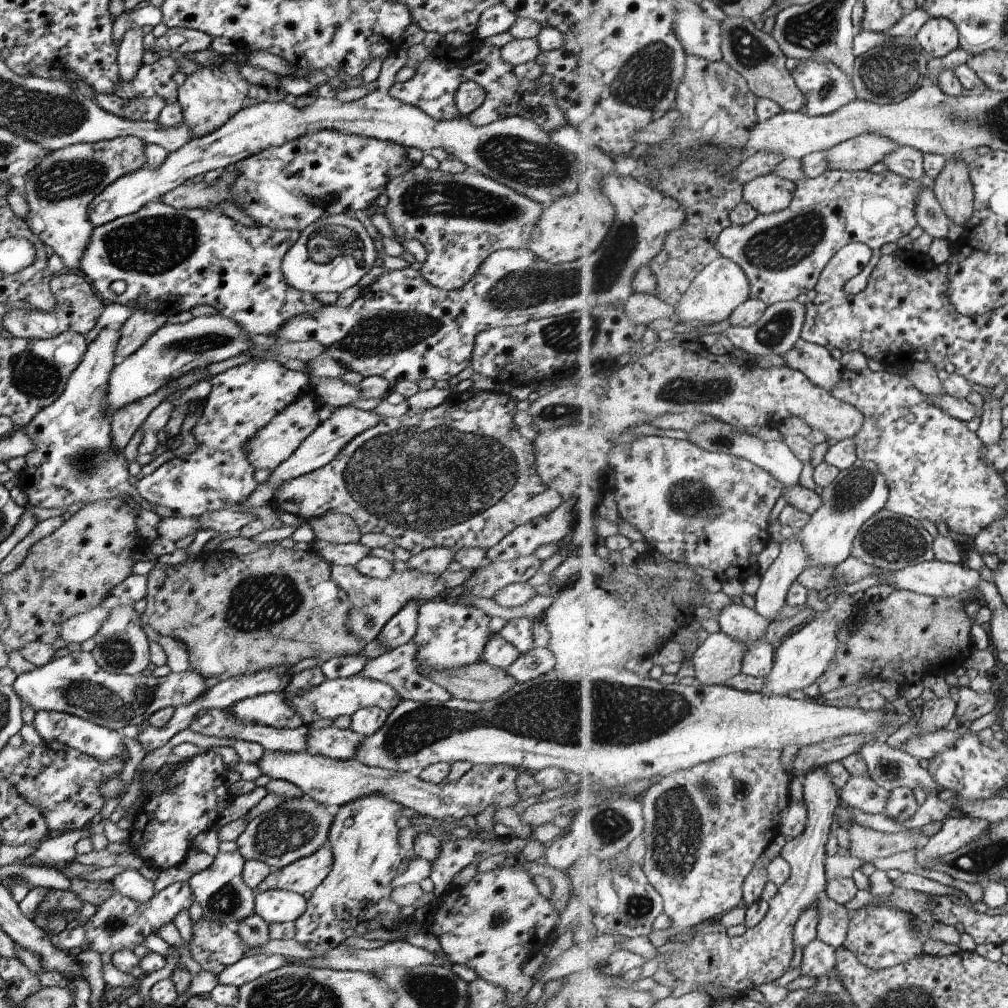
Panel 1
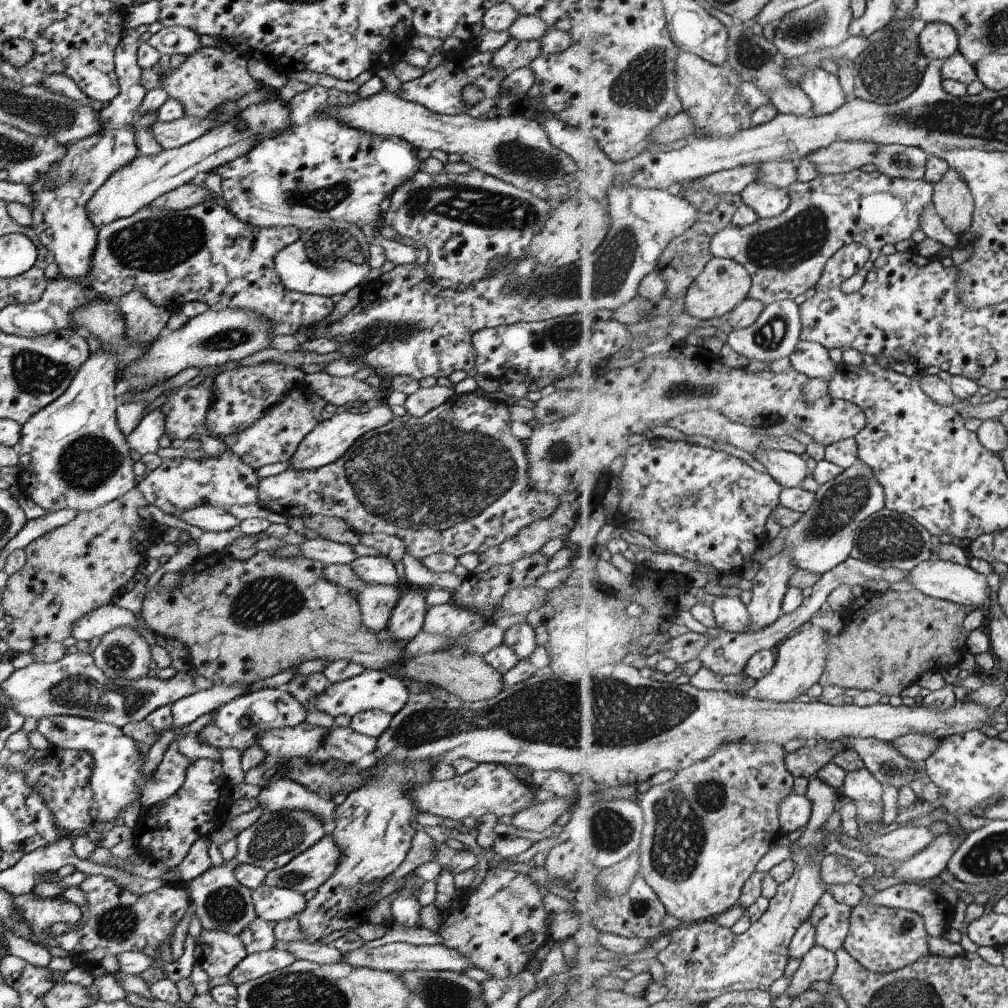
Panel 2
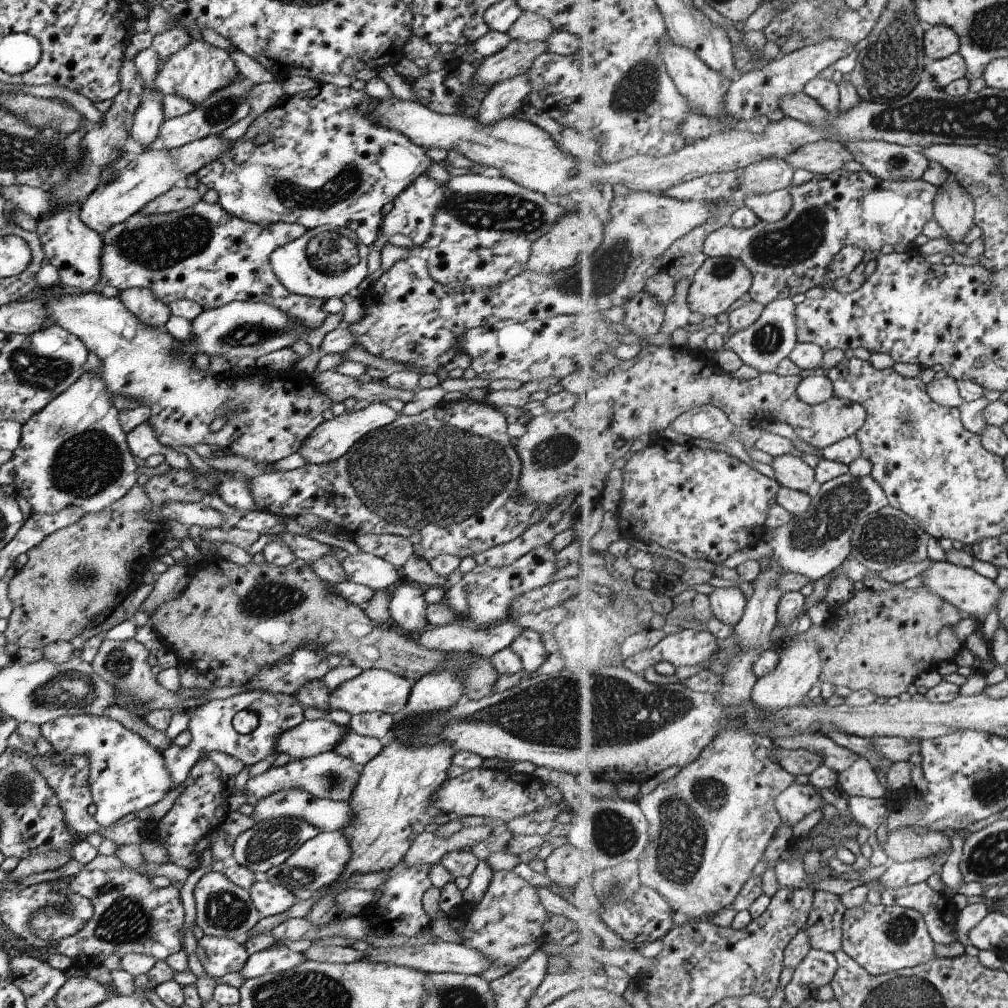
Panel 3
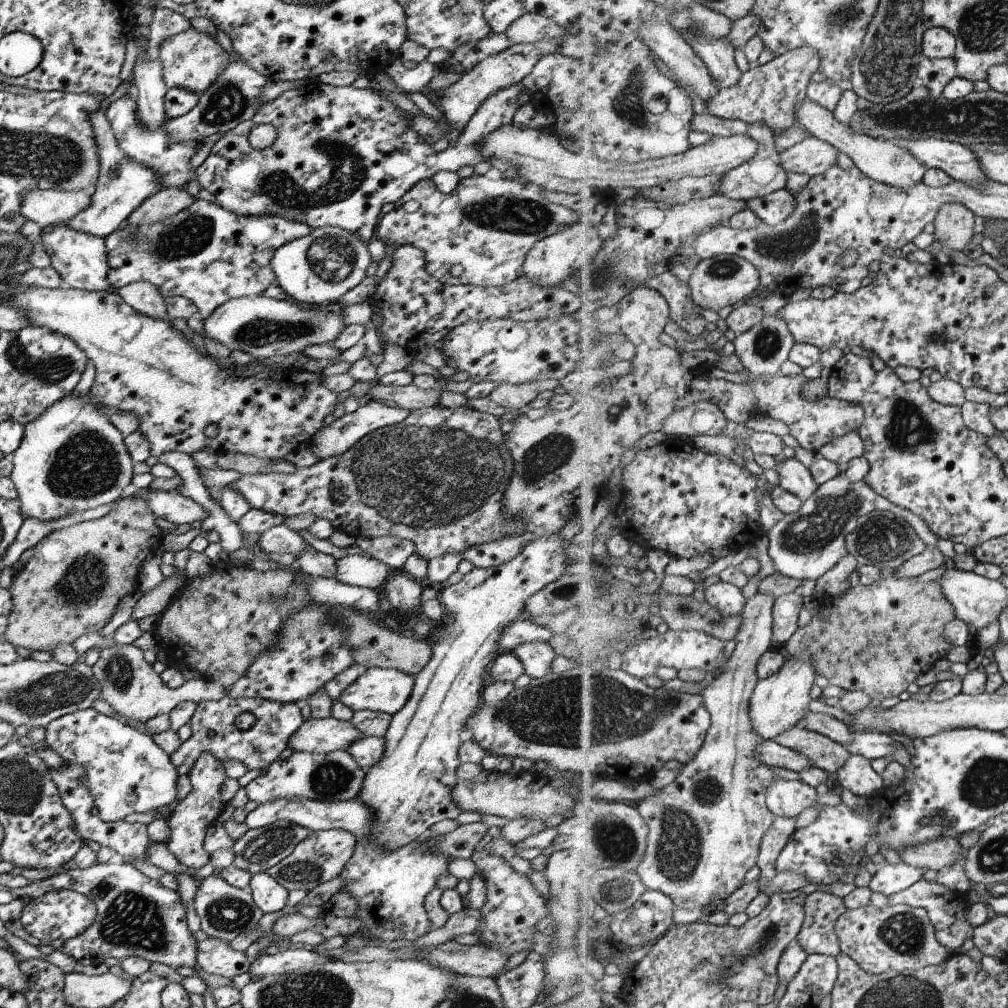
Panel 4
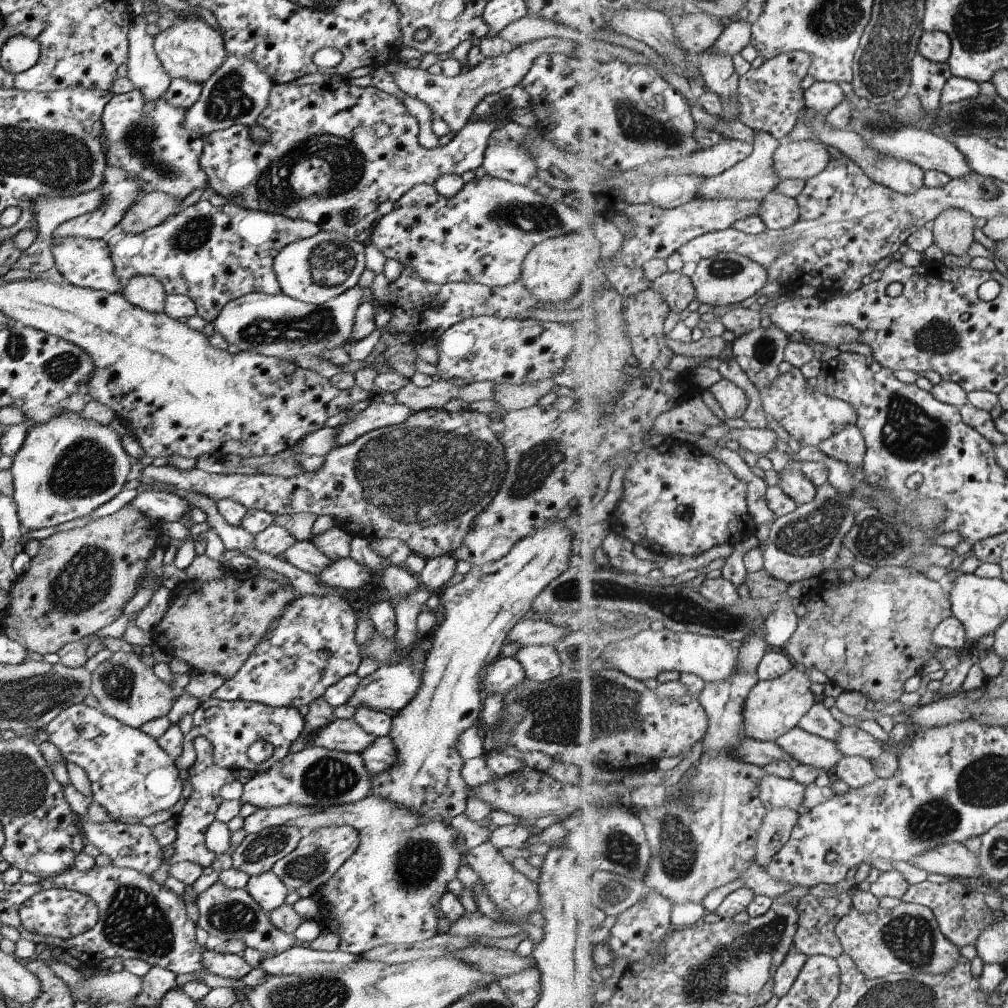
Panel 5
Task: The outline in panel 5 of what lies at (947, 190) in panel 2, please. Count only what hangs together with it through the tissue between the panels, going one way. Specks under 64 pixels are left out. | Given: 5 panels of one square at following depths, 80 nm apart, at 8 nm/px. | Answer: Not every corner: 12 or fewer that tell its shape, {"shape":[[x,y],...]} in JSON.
{"shape":[[950,208],[934,220],[933,242],[965,256],[975,242],[975,219]]}

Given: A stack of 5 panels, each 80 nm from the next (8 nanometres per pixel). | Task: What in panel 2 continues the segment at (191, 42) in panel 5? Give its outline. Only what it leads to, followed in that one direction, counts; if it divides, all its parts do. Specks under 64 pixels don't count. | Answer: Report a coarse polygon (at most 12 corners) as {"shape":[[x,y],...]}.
{"shape":[[201,47],[163,75],[185,117],[256,88],[235,48]]}

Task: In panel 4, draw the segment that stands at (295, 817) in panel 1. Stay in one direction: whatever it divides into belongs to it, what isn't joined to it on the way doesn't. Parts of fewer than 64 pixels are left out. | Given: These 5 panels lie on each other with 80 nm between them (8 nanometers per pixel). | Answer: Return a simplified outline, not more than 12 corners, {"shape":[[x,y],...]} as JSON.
{"shape":[[283,821],[248,829],[232,864],[265,873],[310,830]]}

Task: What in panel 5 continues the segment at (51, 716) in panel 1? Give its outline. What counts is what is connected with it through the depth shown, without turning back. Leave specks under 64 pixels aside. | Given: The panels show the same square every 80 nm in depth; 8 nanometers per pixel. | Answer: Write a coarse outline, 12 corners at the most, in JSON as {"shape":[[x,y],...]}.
{"shape":[[97,708],[43,730],[115,818],[184,795],[156,740]]}

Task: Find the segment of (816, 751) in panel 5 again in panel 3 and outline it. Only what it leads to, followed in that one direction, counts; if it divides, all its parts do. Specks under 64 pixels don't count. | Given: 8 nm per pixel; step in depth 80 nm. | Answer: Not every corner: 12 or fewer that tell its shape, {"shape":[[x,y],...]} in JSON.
{"shape":[[798,733],[772,740],[781,749],[811,749],[842,773],[860,756],[831,736]]}

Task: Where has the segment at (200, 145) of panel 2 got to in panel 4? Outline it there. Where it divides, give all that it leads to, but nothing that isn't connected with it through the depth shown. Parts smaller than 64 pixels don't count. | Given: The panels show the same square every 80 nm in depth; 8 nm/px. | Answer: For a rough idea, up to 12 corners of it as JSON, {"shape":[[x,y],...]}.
{"shape":[[104,112],[88,114],[98,150],[90,203],[73,230],[104,239],[160,176],[119,147]]}

